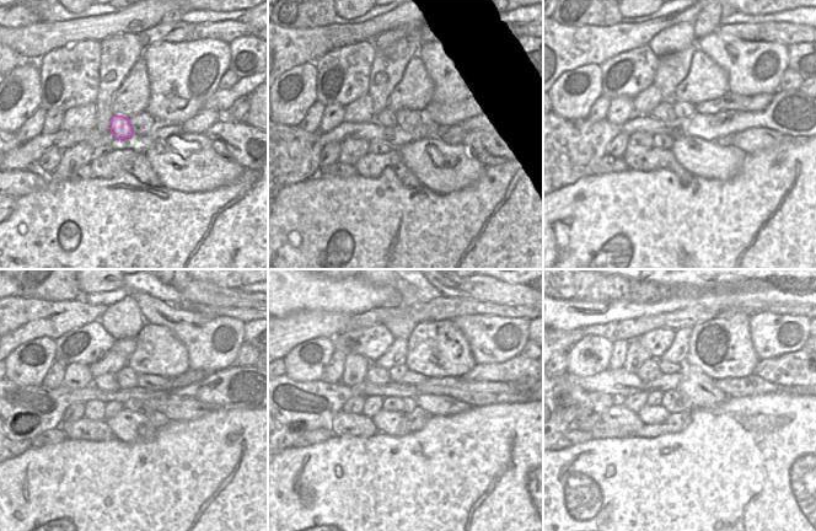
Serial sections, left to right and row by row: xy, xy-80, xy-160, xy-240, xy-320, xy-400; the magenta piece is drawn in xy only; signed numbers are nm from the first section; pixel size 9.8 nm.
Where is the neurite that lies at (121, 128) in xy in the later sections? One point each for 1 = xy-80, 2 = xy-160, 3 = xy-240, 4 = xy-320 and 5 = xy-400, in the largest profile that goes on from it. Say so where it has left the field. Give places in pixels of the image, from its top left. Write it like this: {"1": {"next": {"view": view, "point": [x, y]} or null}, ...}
{"1": {"next": {"view": "xy-80", "point": [387, 117]}}, "2": {"next": {"view": "xy-160", "point": [664, 111]}}, "3": {"next": {"view": "xy-240", "point": [107, 381]}}, "4": {"next": {"view": "xy-320", "point": [376, 375]}}, "5": {"next": {"view": "xy-400", "point": [649, 370]}}}

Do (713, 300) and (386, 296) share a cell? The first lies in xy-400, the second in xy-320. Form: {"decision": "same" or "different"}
{"decision": "same"}

